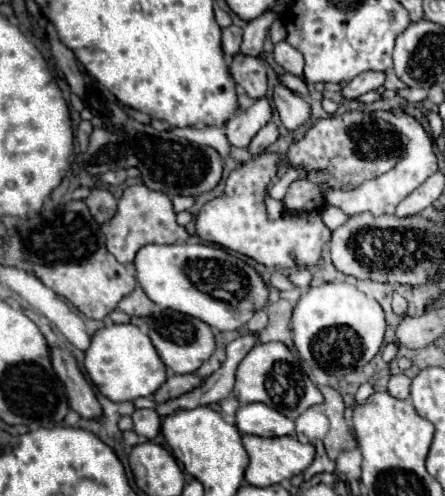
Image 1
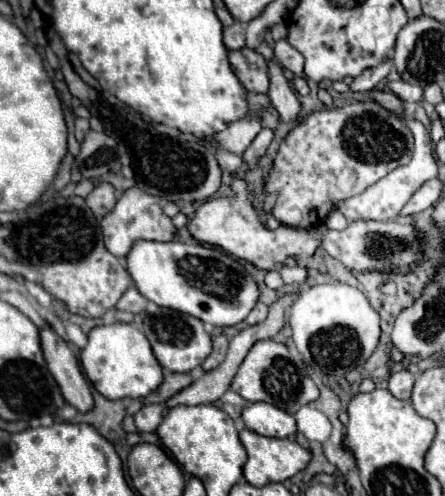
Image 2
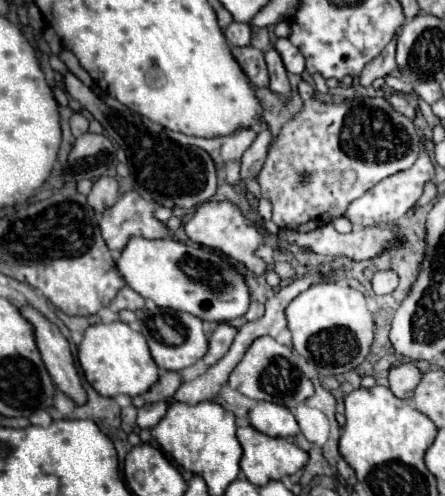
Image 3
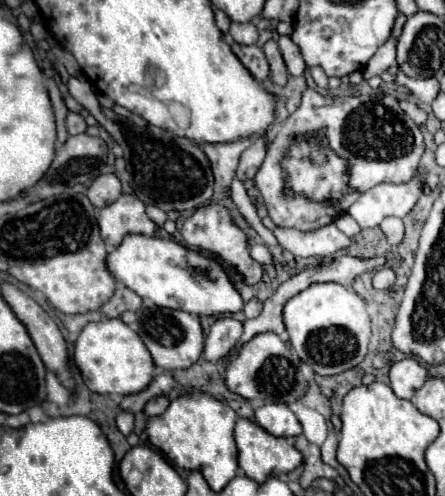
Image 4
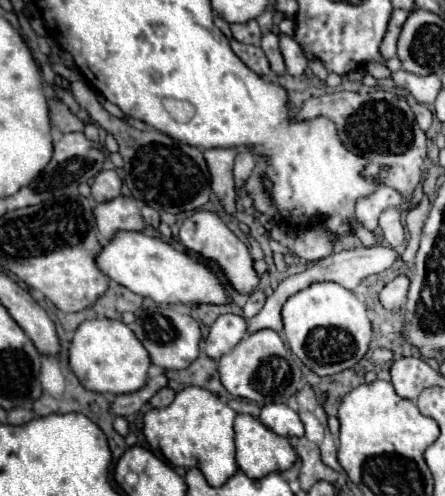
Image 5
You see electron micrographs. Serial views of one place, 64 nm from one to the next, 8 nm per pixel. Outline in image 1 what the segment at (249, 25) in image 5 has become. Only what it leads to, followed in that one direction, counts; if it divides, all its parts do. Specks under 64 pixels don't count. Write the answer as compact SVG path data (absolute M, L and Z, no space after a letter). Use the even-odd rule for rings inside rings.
M232 24L222 30L222 50L226 54L226 60L230 60L240 50L240 44L242 44L242 28L240 26Z

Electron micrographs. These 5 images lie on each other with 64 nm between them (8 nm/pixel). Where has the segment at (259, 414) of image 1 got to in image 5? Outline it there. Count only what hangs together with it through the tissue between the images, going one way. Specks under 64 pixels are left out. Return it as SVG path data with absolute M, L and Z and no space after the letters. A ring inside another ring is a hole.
M266 404L260 412L260 422L280 436L304 436L304 424L298 412L286 404Z

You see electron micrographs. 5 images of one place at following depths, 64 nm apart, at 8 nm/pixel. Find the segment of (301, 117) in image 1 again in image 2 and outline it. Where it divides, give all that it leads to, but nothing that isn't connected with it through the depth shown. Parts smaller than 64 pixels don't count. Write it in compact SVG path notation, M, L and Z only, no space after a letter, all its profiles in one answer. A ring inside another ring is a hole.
M276 58L268 60L268 70L270 70L268 96L270 96L272 104L276 106L282 120L296 120L300 116L300 102Z

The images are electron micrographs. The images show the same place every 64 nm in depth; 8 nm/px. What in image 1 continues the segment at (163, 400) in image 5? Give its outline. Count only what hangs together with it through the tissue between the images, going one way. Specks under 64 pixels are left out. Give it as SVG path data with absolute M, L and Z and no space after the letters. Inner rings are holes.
M144 408L144 410L134 410L132 414L132 420L134 420L134 432L140 436L140 438L154 438L158 432L160 432L160 414L156 412L156 408Z

